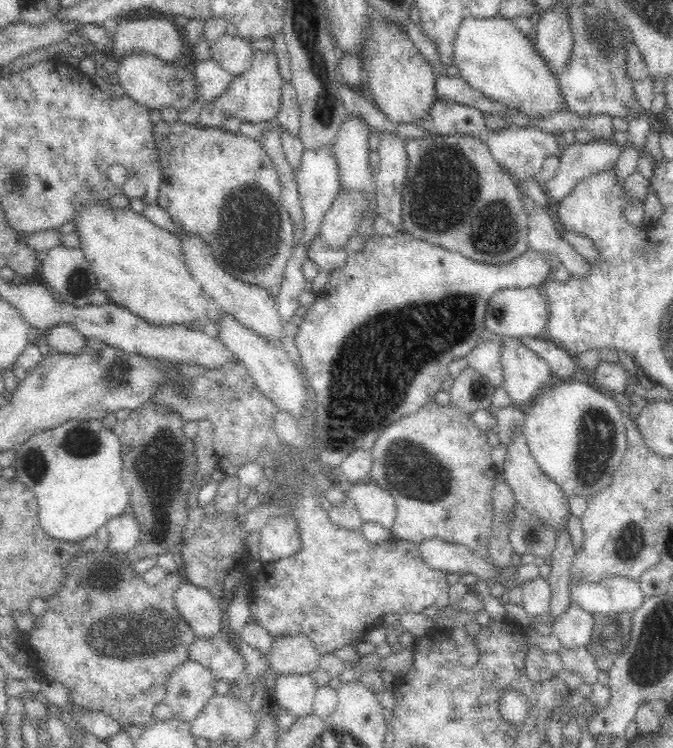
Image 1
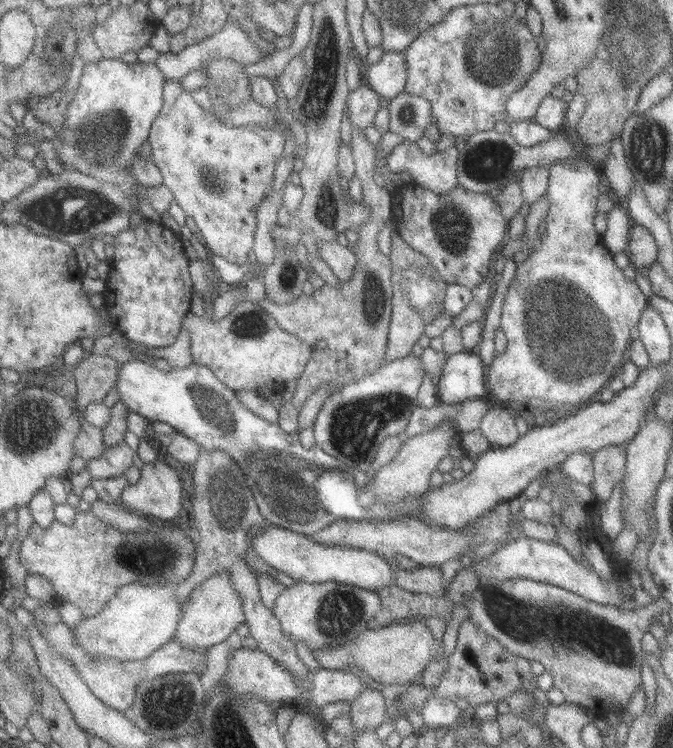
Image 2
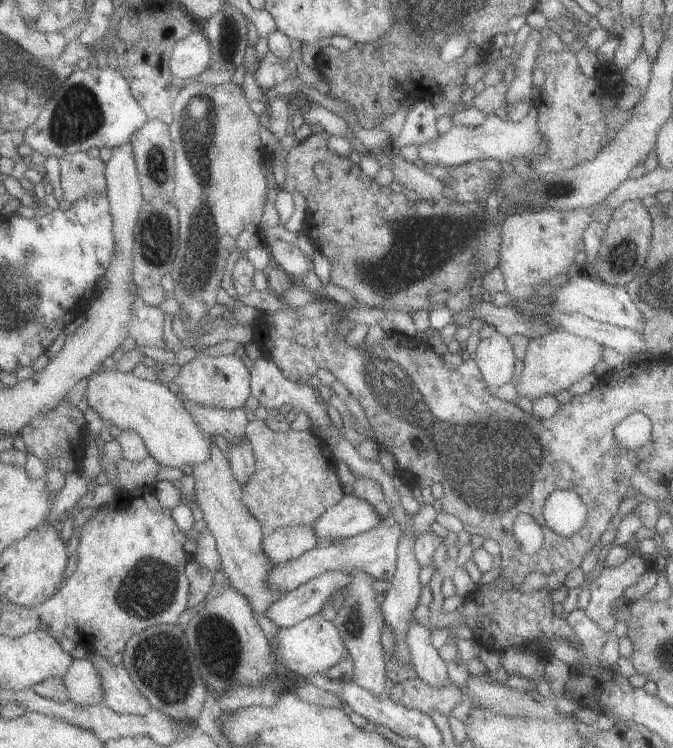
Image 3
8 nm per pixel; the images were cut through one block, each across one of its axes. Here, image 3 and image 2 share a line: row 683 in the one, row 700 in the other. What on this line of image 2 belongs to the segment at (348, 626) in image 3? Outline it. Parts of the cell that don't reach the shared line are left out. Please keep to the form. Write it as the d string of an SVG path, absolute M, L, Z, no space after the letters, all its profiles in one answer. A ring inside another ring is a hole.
M380 687L364 689L356 701L351 702L349 716L358 731L376 730L389 719L386 713L386 700Z

